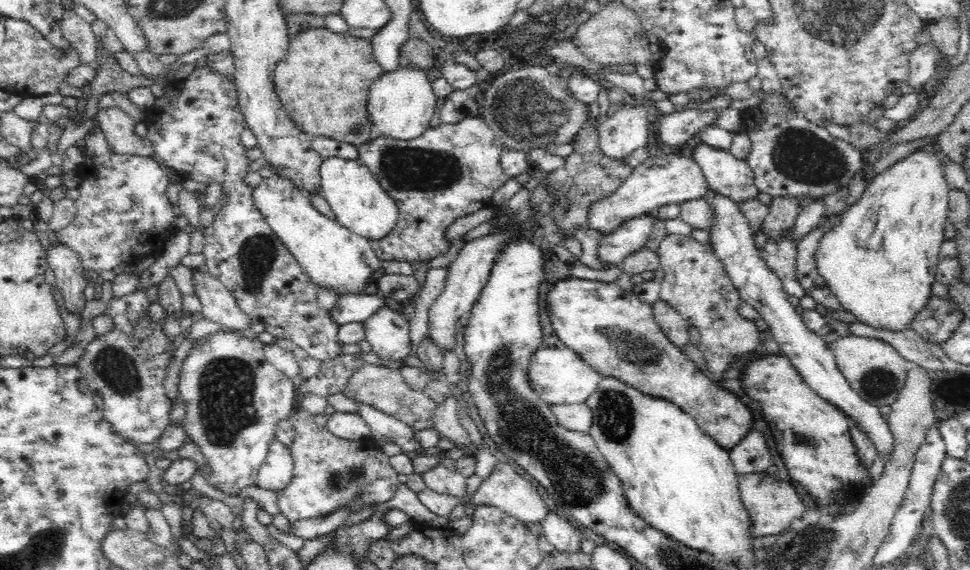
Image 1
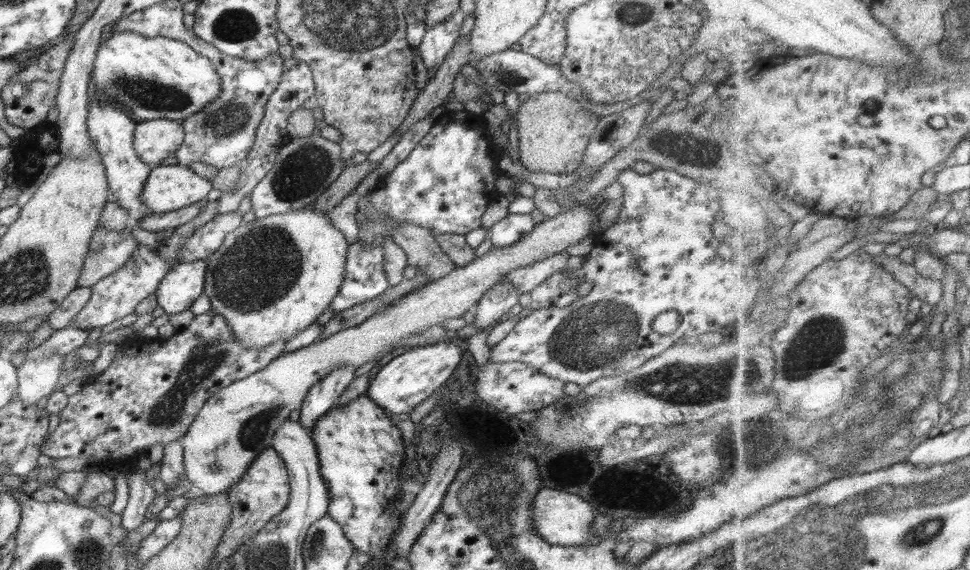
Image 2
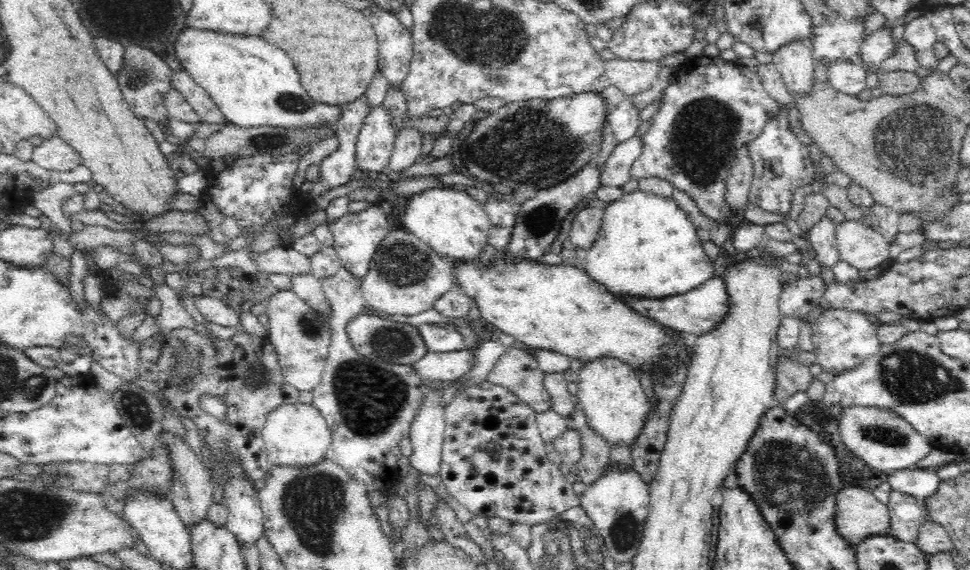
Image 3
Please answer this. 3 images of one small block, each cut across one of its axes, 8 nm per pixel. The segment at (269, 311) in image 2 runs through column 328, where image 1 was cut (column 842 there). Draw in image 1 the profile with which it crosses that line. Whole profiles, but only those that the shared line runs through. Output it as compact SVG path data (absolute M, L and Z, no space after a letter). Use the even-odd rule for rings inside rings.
M936 148L914 151L910 156L892 164L866 184L862 198L842 212L840 224L832 226L816 248L820 282L828 285L842 303L843 310L854 314L860 321L874 328L906 330L913 318L929 299L931 286L936 281L939 250L946 240L944 227L948 222L950 185L946 183L943 155Z

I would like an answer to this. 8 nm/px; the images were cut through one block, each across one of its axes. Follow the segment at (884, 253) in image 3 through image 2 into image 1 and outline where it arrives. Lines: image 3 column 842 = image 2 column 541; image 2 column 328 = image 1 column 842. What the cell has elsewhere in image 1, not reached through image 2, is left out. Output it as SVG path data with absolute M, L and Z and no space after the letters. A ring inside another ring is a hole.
M849 334L831 342L829 347L834 353L838 369L853 385L854 391L877 407L891 405L898 398L907 372L915 365L904 359L889 343L876 338Z

